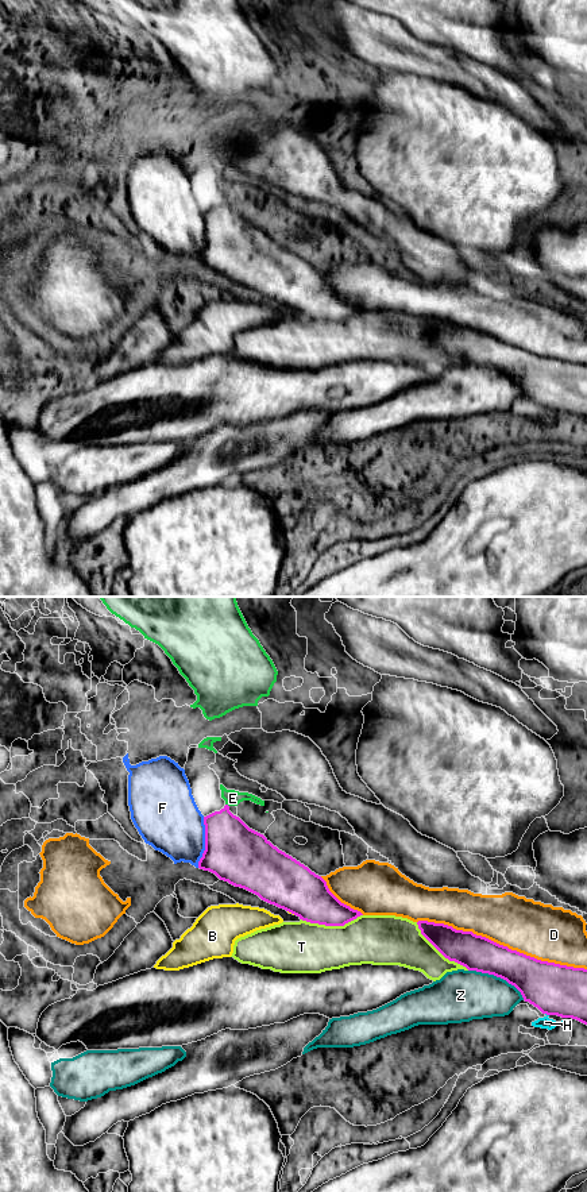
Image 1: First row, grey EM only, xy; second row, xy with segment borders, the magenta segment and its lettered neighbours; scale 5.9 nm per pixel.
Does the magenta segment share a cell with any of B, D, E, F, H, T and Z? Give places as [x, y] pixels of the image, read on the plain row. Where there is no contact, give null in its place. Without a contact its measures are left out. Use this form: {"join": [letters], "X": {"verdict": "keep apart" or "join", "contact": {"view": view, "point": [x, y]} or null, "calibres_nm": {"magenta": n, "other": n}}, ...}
{"join": ["D"], "B": {"verdict": "keep apart", "contact": {"view": "xy", "point": [292, 308]}, "calibres_nm": {"magenta": 300, "other": 20}}, "D": {"verdict": "join", "contact": {"view": "xy", "point": [502, 340]}, "calibres_nm": {"magenta": 220, "other": 320}}, "E": {"verdict": "keep apart", "contact": {"view": "xy", "point": [227, 200]}, "calibres_nm": {"magenta": 320, "other": 100}}, "F": {"verdict": "keep apart", "contact": {"view": "xy", "point": [205, 238]}, "calibres_nm": {"magenta": 340, "other": 360}}, "H": {"verdict": "keep apart", "contact": {"view": "xy", "point": [547, 409]}, "calibres_nm": {"magenta": 300, "other": 70}}, "T": {"verdict": "keep apart", "contact": {"view": "xy", "point": [331, 320]}, "calibres_nm": {"magenta": 280, "other": 300}}, "Z": {"verdict": "keep apart", "contact": {"view": "xy", "point": [498, 371]}, "calibres_nm": {"magenta": 260, "other": 300}}}

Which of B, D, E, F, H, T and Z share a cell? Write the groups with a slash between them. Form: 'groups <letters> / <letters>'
groups B / D / E / F / H / T / Z

